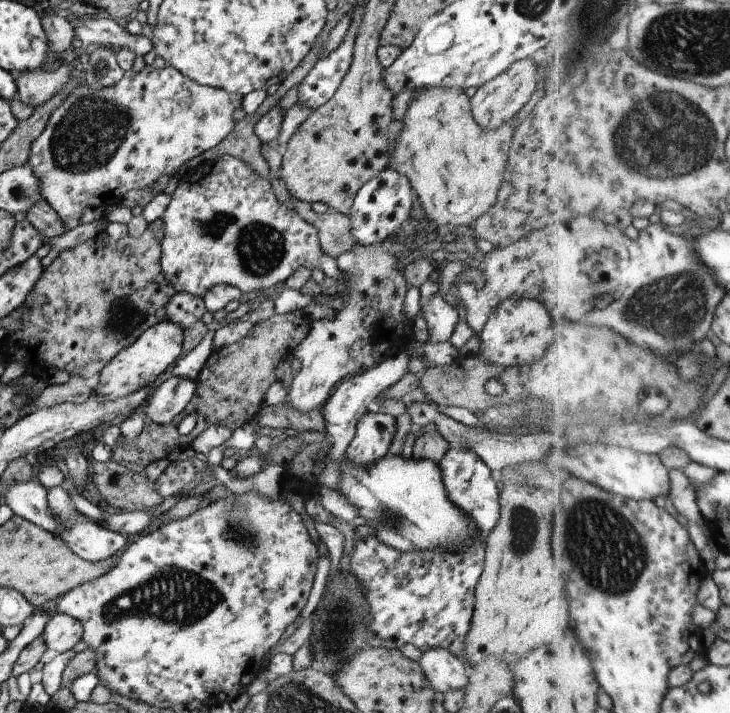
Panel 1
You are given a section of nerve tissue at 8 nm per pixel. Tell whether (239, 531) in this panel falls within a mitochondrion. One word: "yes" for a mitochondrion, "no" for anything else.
yes

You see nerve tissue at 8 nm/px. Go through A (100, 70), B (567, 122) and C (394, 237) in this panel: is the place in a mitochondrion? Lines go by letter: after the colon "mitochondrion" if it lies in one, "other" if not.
A: mitochondrion
B: other
C: other

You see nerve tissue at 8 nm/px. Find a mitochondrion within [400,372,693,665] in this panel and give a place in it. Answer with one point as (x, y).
(599, 539)

